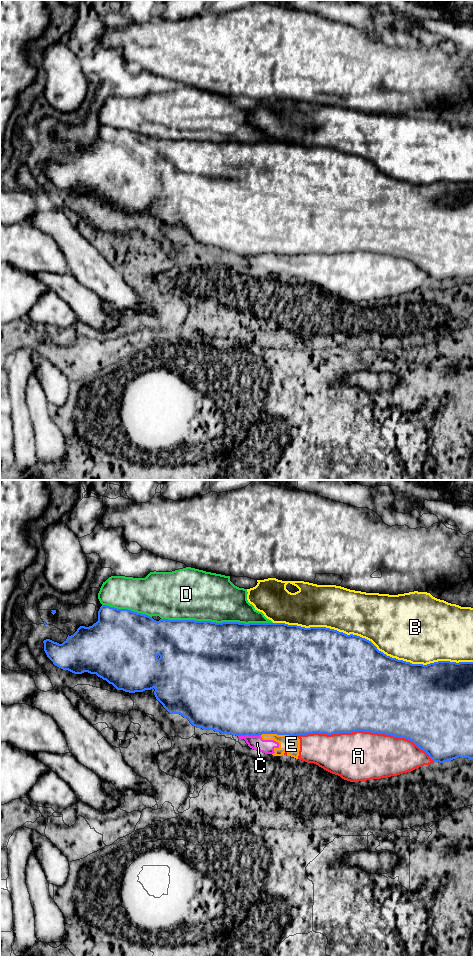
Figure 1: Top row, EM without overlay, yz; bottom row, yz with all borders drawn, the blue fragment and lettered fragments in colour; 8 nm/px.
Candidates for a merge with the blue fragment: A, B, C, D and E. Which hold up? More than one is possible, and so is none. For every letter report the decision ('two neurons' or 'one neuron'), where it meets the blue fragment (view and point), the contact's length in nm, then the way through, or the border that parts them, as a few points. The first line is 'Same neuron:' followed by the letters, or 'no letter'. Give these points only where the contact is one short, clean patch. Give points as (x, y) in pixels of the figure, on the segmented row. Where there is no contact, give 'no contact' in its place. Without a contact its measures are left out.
Same neuron: no letter
A: two neurons; contact yz (365, 731); length 1150 nm
B: two neurons; contact yz (373, 644); length 1650 nm
C: two neurons; contact yz (249, 735); length 180 nm; border yz (260, 734), (238, 736)
D: two neurons; contact yz (217, 623); length 900 nm
E: two neurons; contact yz (279, 734); length 280 nm; border yz (261, 734), (288, 734), (296, 736)

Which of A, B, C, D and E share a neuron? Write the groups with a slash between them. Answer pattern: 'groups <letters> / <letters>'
groups A C E / B / D

